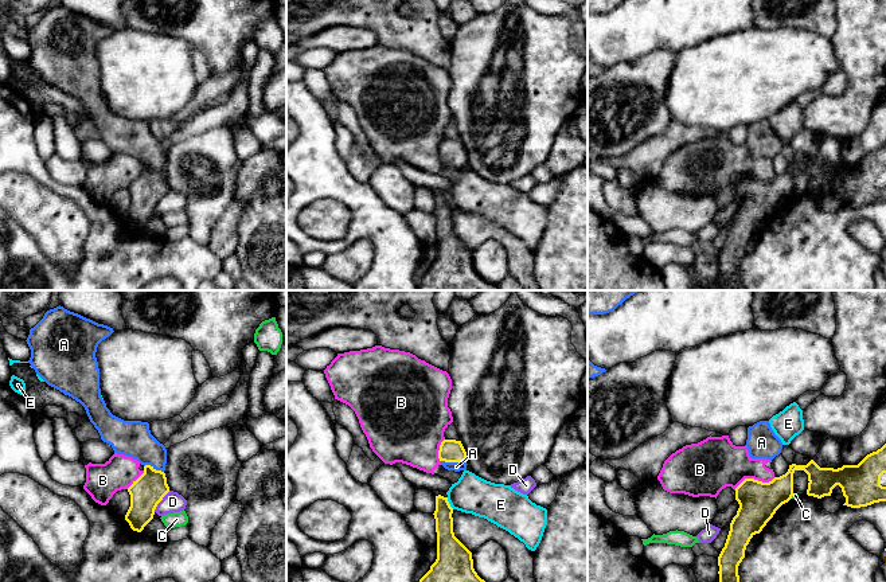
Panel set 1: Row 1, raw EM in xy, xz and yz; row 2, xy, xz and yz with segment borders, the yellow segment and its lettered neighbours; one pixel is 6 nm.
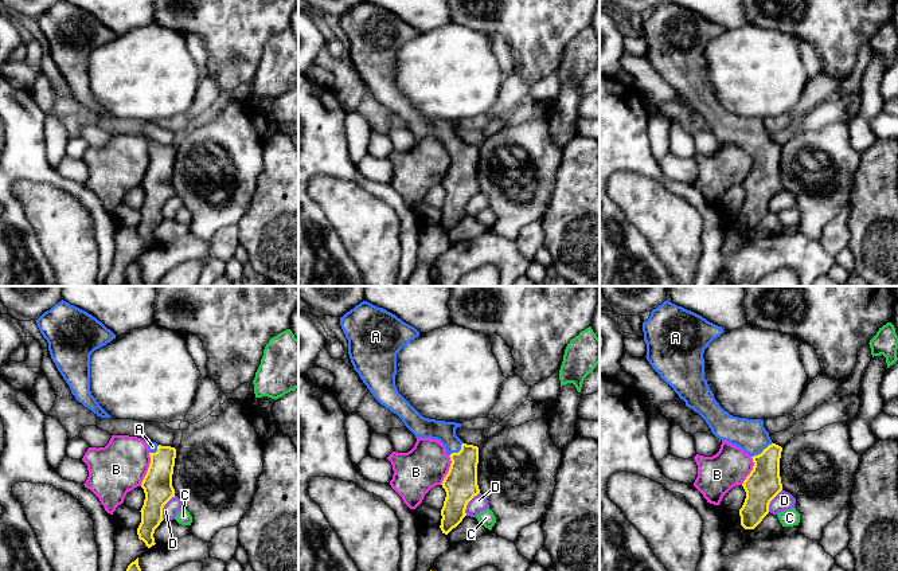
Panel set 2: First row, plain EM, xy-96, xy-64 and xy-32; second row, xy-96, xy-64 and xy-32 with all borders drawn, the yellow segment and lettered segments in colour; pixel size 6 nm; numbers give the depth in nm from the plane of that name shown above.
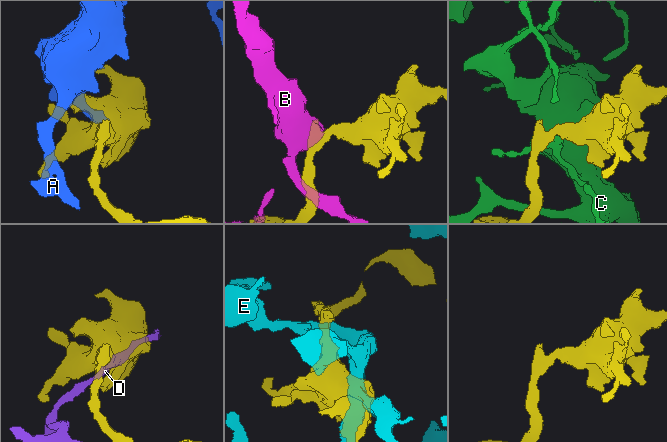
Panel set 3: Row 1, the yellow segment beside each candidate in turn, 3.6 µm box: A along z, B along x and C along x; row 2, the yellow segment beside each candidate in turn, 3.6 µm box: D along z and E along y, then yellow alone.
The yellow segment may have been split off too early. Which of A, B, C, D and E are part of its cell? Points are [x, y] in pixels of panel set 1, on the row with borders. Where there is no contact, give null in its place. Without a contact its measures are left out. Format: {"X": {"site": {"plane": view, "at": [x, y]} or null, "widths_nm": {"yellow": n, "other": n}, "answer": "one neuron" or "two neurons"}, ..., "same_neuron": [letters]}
{"A": {"site": {"plane": "xz", "at": [453, 461]}, "widths_nm": {"yellow": 140, "other": 60}, "answer": "one neuron"}, "B": {"site": {"plane": "yz", "at": [754, 480]}, "widths_nm": {"yellow": 240, "other": 300}, "answer": "two neurons"}, "C": {"site": {"plane": "yz", "at": [792, 495]}, "widths_nm": {"yellow": 240, "other": 20}, "answer": "two neurons"}, "D": {"site": {"plane": "xy", "at": [160, 500]}, "widths_nm": {"yellow": 190, "other": 120}, "answer": "two neurons"}, "E": {"site": {"plane": "xz", "at": [448, 503]}, "widths_nm": {"yellow": 140, "other": 220}, "answer": "two neurons"}, "same_neuron": ["A"]}

